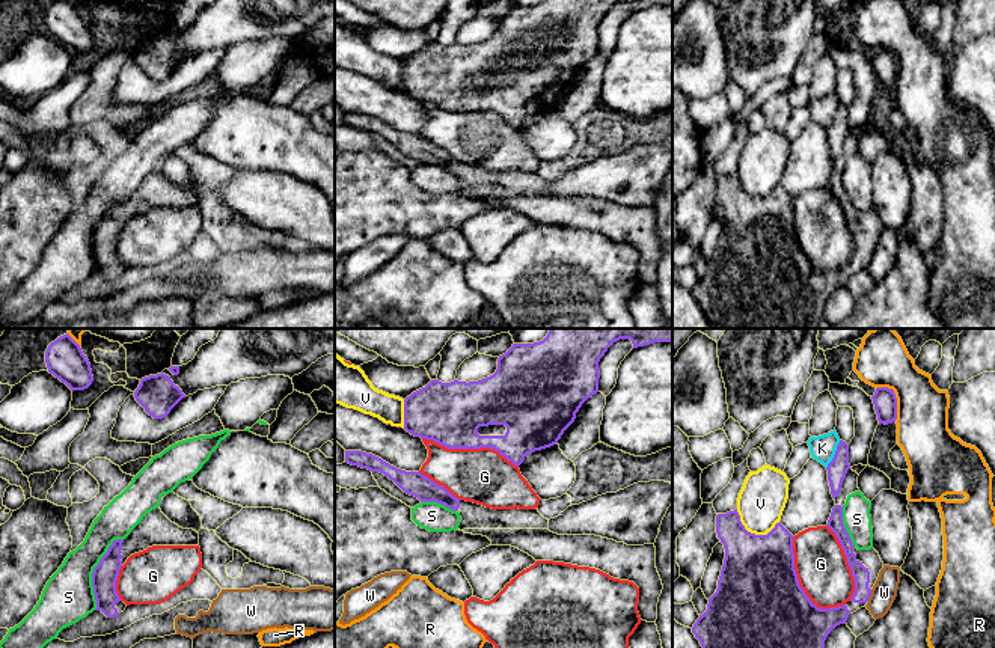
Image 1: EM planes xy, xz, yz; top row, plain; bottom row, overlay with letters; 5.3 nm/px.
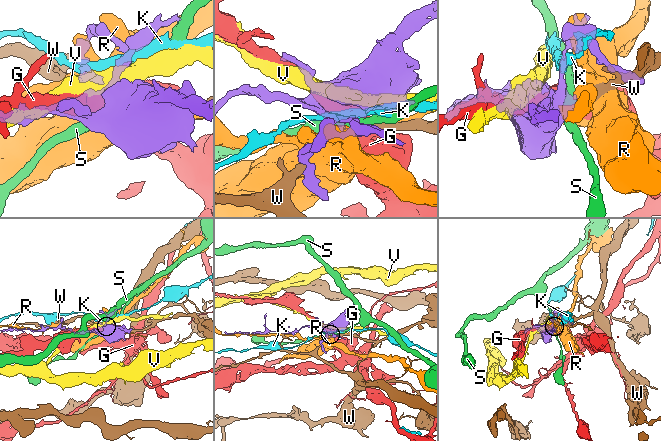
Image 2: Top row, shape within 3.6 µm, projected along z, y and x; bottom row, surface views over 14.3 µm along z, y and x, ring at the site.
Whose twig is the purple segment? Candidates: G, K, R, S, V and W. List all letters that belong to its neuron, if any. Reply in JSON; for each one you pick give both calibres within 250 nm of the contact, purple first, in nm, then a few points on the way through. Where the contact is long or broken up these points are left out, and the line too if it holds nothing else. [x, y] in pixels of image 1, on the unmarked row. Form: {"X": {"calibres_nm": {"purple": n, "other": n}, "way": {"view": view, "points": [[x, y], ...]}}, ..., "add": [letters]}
{"add": []}

